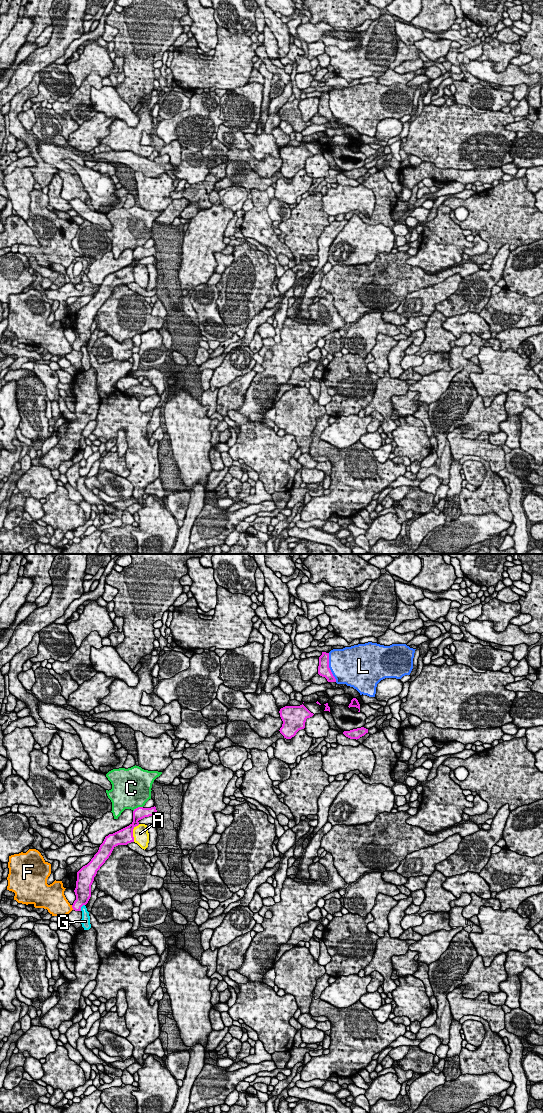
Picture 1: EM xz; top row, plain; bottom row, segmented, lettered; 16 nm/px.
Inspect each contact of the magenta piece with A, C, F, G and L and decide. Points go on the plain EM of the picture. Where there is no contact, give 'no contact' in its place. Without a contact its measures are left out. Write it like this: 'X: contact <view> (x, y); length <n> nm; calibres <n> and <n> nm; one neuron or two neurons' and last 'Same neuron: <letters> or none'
A: contact xz (132, 272); length 300 nm; calibres 260 and 260 nm; two neurons
C: contact xz (138, 247); length 180 nm; calibres 200 and 500 nm; two neurons
F: contact xz (72, 347); length 90 nm; calibres 220 and 340 nm; two neurons
G: contact xz (81, 346); length 130 nm; calibres 260 and 160 nm; two neurons
L: contact xz (328, 107); length 480 nm; calibres 190 and 480 nm; two neurons
Same neuron: none

